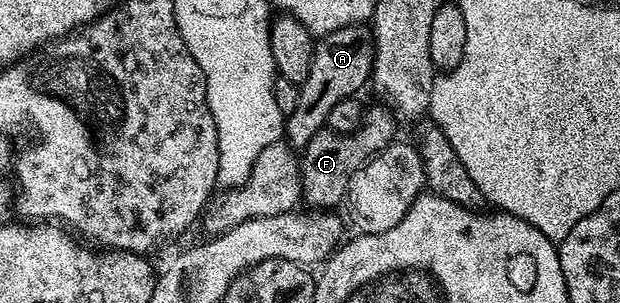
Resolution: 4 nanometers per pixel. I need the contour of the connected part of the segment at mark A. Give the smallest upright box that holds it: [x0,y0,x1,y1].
[284,21,374,149]

